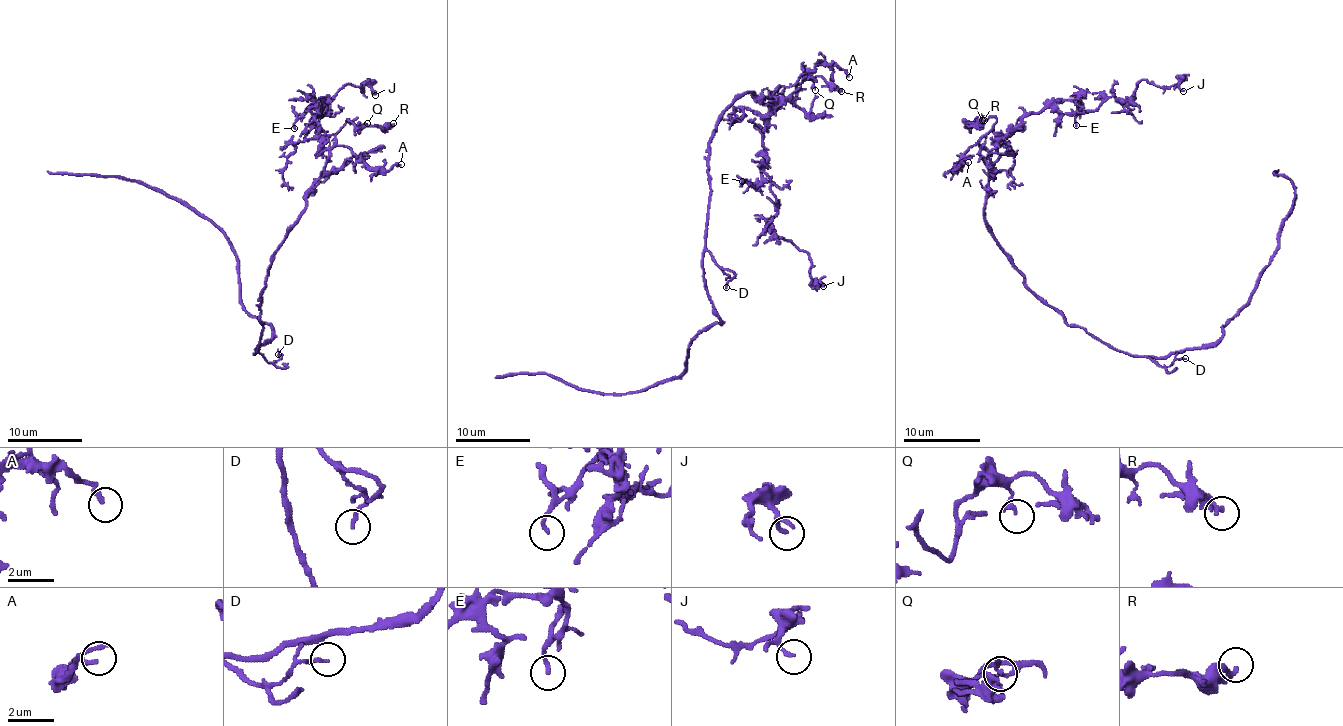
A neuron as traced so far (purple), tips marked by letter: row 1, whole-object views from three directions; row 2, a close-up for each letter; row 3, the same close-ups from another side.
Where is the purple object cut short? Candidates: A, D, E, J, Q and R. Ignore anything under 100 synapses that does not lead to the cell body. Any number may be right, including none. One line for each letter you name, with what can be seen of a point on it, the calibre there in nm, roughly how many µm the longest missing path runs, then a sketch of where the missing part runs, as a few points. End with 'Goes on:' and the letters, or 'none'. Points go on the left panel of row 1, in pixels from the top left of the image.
Goes on: none

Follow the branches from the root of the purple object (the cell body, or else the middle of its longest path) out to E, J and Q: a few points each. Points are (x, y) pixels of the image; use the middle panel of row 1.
E: (711, 187), (709, 138), (718, 118), (746, 91), (774, 93), (763, 133), (761, 181), (755, 187), (742, 181)
J: (711, 187), (718, 118), (746, 91), (774, 93), (763, 133), (770, 228), (808, 254), (823, 286)
Q: (711, 187), (709, 138), (742, 93), (772, 95), (776, 88), (793, 105), (804, 80), (815, 90)

